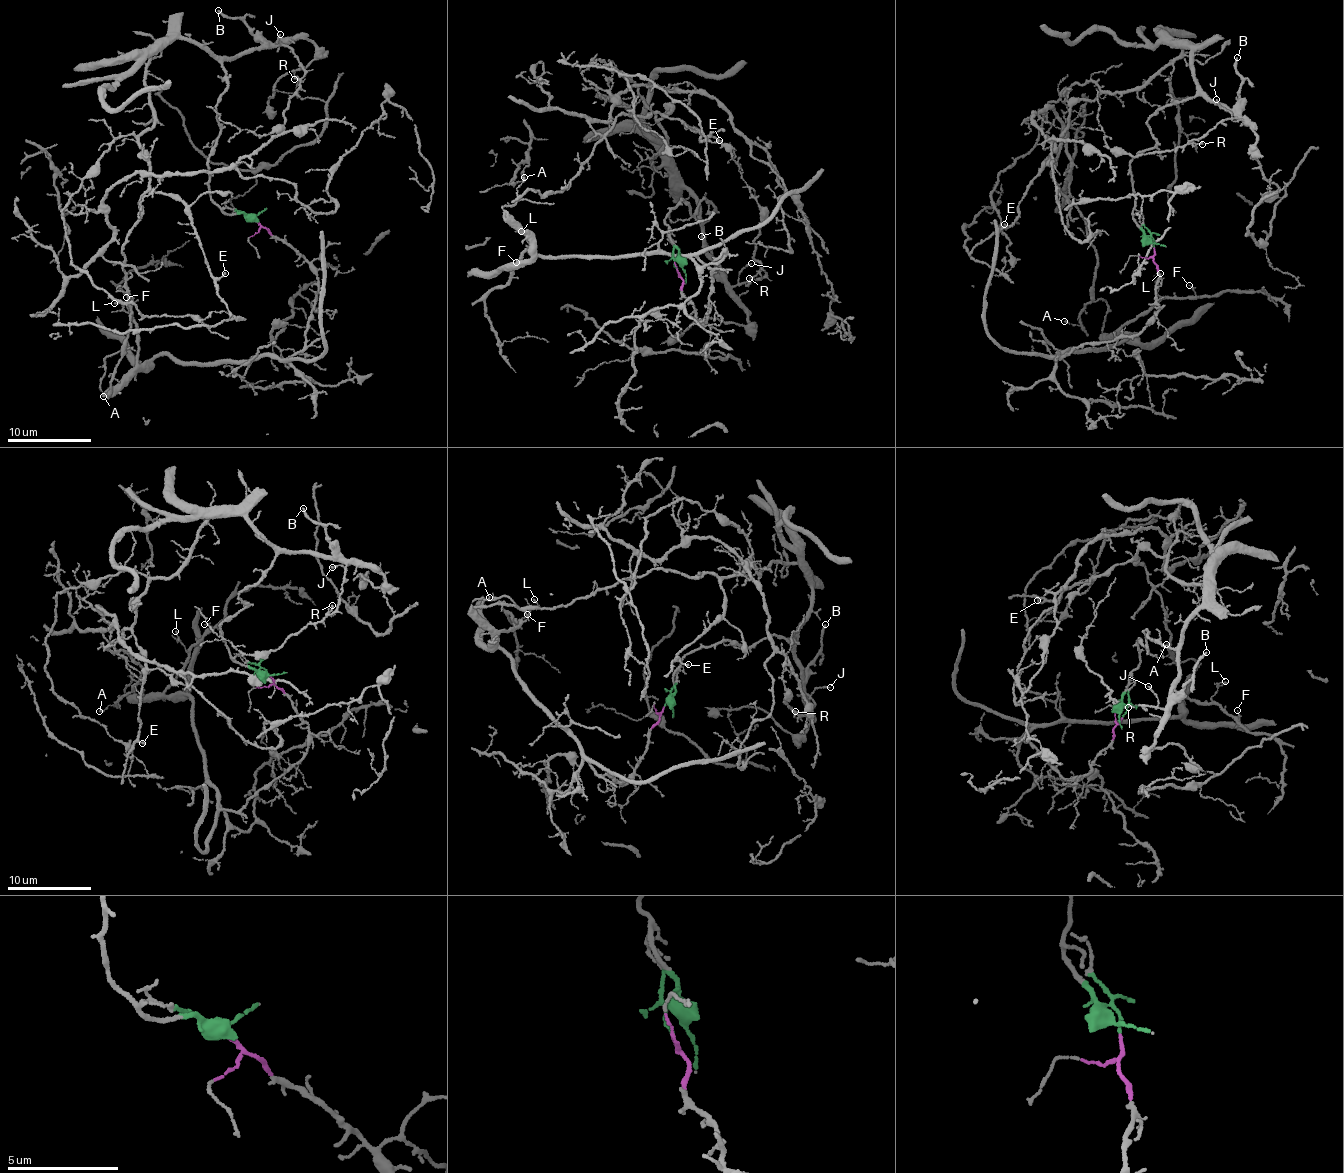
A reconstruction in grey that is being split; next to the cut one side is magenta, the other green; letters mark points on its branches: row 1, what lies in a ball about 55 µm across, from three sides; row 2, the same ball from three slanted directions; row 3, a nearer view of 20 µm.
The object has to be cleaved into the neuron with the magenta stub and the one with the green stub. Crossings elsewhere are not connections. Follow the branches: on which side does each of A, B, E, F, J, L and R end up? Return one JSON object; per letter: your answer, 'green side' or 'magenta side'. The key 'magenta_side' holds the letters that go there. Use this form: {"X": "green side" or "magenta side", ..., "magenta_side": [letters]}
{"A": "green side", "B": "green side", "E": "green side", "F": "magenta side", "J": "green side", "L": "magenta side", "R": "green side", "magenta_side": ["F", "L"]}

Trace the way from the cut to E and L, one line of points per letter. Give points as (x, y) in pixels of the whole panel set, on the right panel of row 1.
E: (1154, 246), (1130, 161), (1156, 144), (1147, 119), (1195, 95), (1183, 45), (1142, 85), (1069, 109), (1003, 224)
L: (1154, 248), (1153, 320), (1054, 359), (1133, 336), (1126, 325), (1158, 299), (1160, 273)

